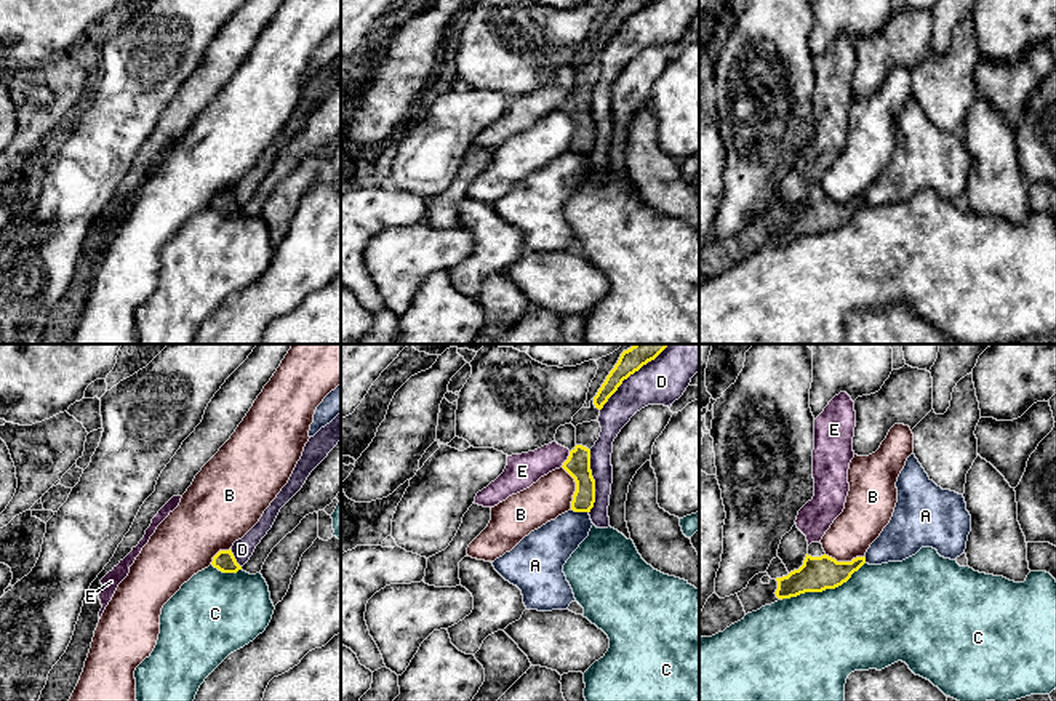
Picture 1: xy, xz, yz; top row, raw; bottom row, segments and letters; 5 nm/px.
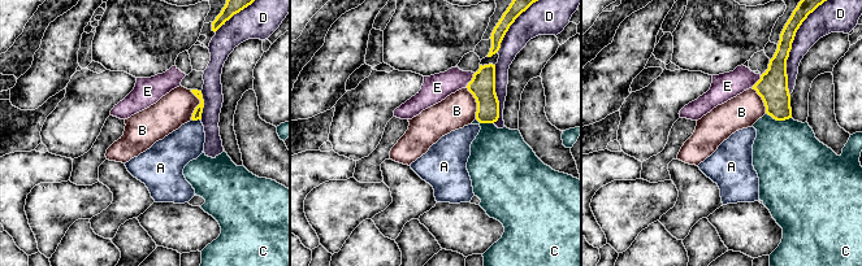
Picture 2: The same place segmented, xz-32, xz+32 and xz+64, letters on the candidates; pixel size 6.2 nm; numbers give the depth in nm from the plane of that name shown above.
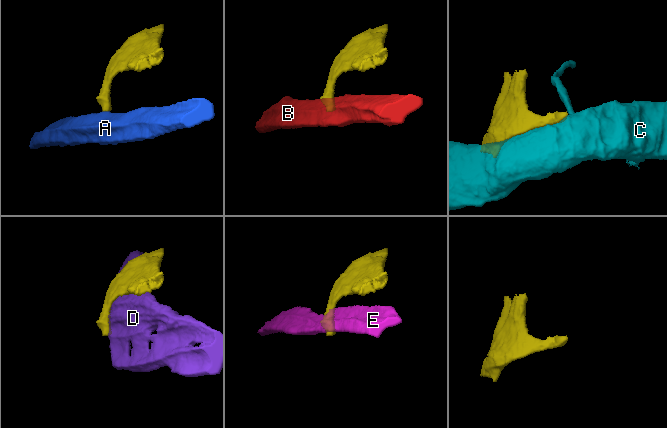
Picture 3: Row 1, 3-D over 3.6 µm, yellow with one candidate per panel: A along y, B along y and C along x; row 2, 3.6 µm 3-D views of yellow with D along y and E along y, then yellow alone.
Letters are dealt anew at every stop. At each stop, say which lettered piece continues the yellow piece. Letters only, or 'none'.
none

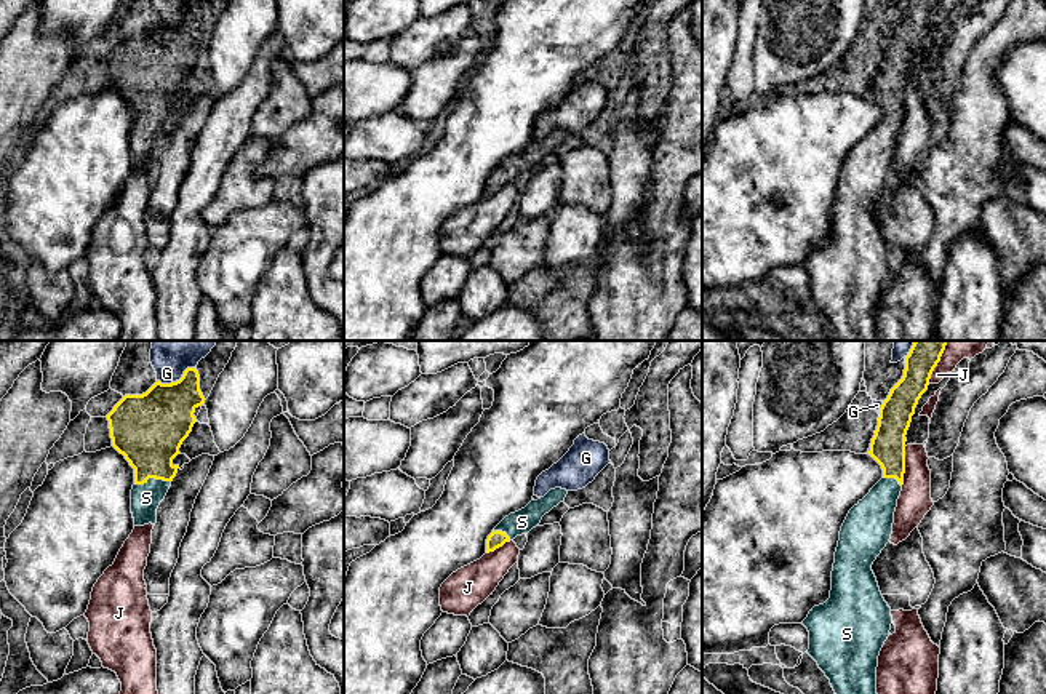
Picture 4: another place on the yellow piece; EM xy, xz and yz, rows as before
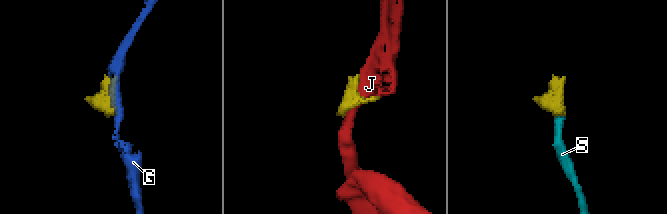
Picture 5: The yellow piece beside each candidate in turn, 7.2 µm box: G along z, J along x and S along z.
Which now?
S

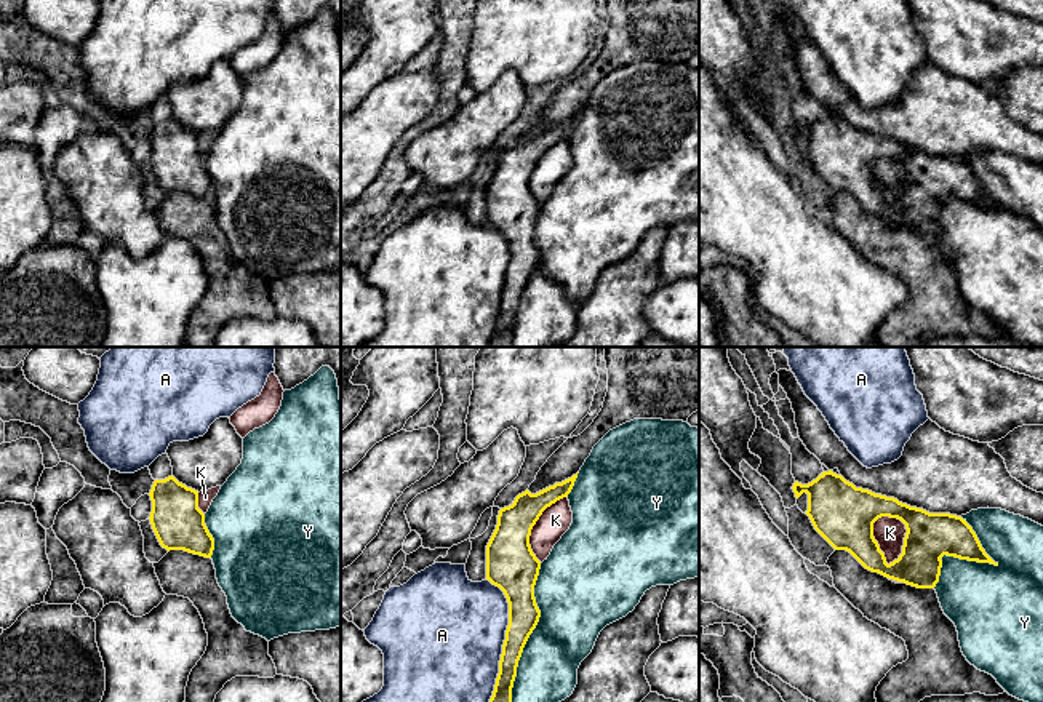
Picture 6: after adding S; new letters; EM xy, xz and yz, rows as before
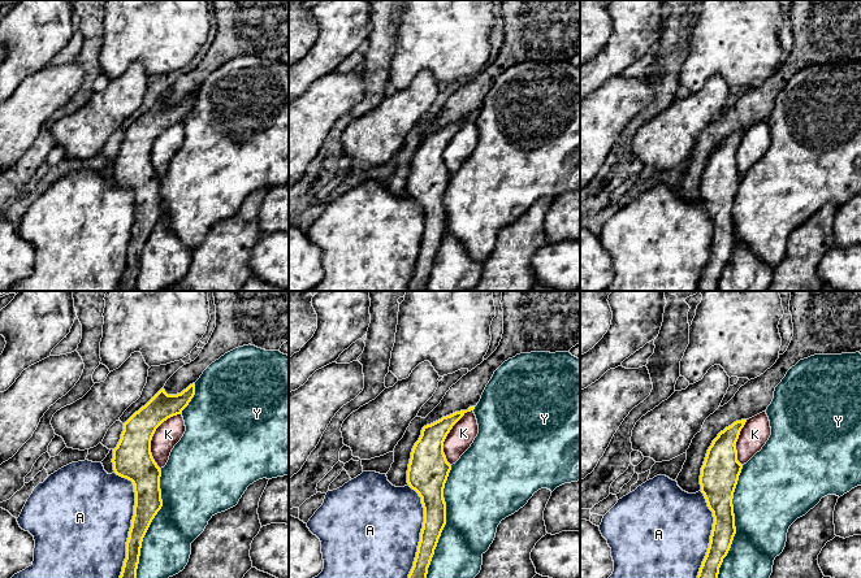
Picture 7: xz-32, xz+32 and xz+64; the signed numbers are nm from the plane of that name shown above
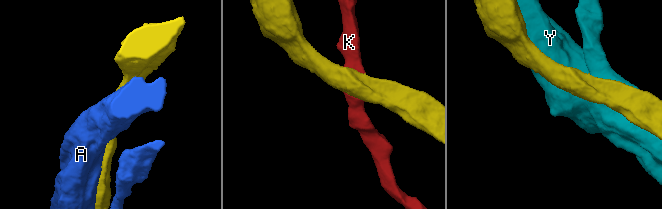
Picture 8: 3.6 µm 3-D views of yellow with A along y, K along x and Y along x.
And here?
none

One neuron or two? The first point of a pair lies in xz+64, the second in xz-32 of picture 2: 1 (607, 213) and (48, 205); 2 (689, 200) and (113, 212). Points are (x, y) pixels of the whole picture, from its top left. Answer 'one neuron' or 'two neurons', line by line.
1: one neuron
2: one neuron

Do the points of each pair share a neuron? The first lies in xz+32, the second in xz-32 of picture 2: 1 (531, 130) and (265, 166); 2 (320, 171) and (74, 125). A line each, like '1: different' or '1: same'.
1: same
2: different

